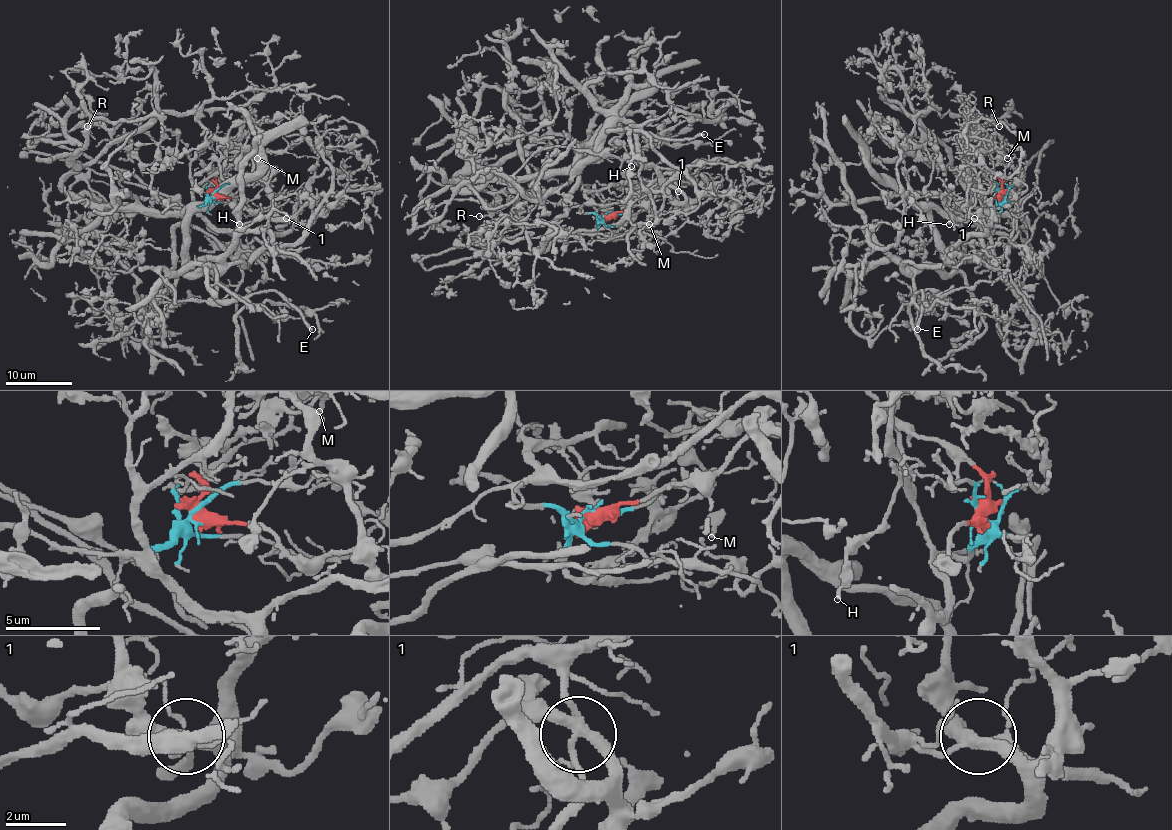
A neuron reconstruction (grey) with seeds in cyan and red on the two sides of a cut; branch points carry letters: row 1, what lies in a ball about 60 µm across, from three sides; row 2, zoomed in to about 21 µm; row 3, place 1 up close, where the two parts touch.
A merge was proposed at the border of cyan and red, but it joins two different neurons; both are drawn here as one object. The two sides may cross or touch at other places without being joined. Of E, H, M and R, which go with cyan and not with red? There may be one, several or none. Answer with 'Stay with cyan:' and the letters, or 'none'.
Stay with cyan: none

